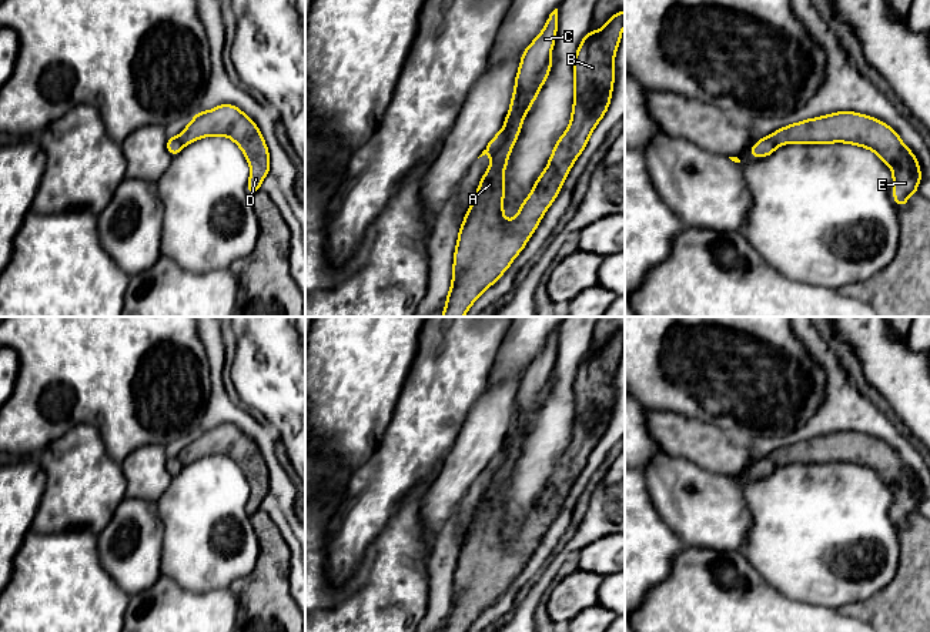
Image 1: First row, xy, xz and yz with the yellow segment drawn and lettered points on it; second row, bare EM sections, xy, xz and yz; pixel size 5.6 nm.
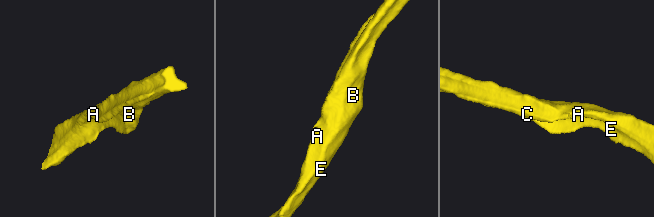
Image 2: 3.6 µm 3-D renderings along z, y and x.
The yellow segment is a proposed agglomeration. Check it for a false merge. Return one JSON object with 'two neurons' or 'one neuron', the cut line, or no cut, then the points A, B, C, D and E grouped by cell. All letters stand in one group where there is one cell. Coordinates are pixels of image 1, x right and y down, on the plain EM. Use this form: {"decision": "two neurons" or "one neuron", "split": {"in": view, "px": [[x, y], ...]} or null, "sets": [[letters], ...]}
{"decision": "two neurons", "split": {"in": "xz", "px": [[548, 378], [534, 407], [509, 431]]}, "sets": [["A", "B", "D", "E"], ["C"]]}

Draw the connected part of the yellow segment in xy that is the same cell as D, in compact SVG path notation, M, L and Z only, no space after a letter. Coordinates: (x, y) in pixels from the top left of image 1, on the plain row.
M221 424L210 431L195 434L178 459L187 465L210 455L227 455L238 464L251 489L247 512L252 515L258 511L264 496L270 492L270 474L257 444L238 427Z

